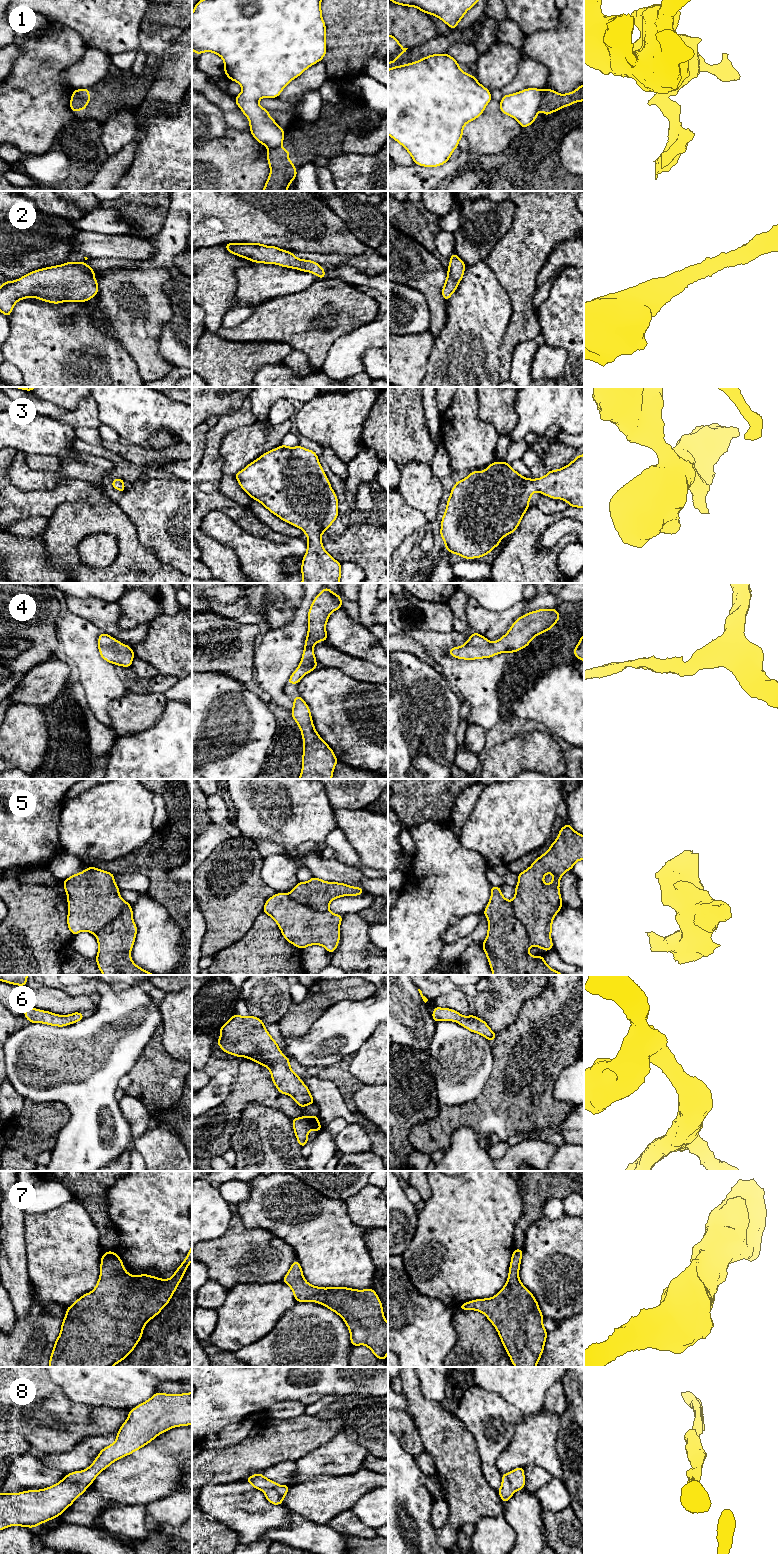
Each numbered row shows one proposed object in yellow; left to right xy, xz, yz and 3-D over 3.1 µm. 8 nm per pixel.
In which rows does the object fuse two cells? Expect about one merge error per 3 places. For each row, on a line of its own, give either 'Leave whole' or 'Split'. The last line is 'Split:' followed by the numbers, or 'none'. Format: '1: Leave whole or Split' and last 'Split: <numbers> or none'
1: Split
2: Leave whole
3: Leave whole
4: Leave whole
5: Leave whole
6: Leave whole
7: Leave whole
8: Leave whole
Split: 1

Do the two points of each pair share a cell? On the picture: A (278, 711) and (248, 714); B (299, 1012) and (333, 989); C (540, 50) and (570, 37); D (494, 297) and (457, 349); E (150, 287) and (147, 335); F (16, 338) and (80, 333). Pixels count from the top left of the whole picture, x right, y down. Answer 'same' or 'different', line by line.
A: different
B: same
C: same
D: same
E: same
F: same

